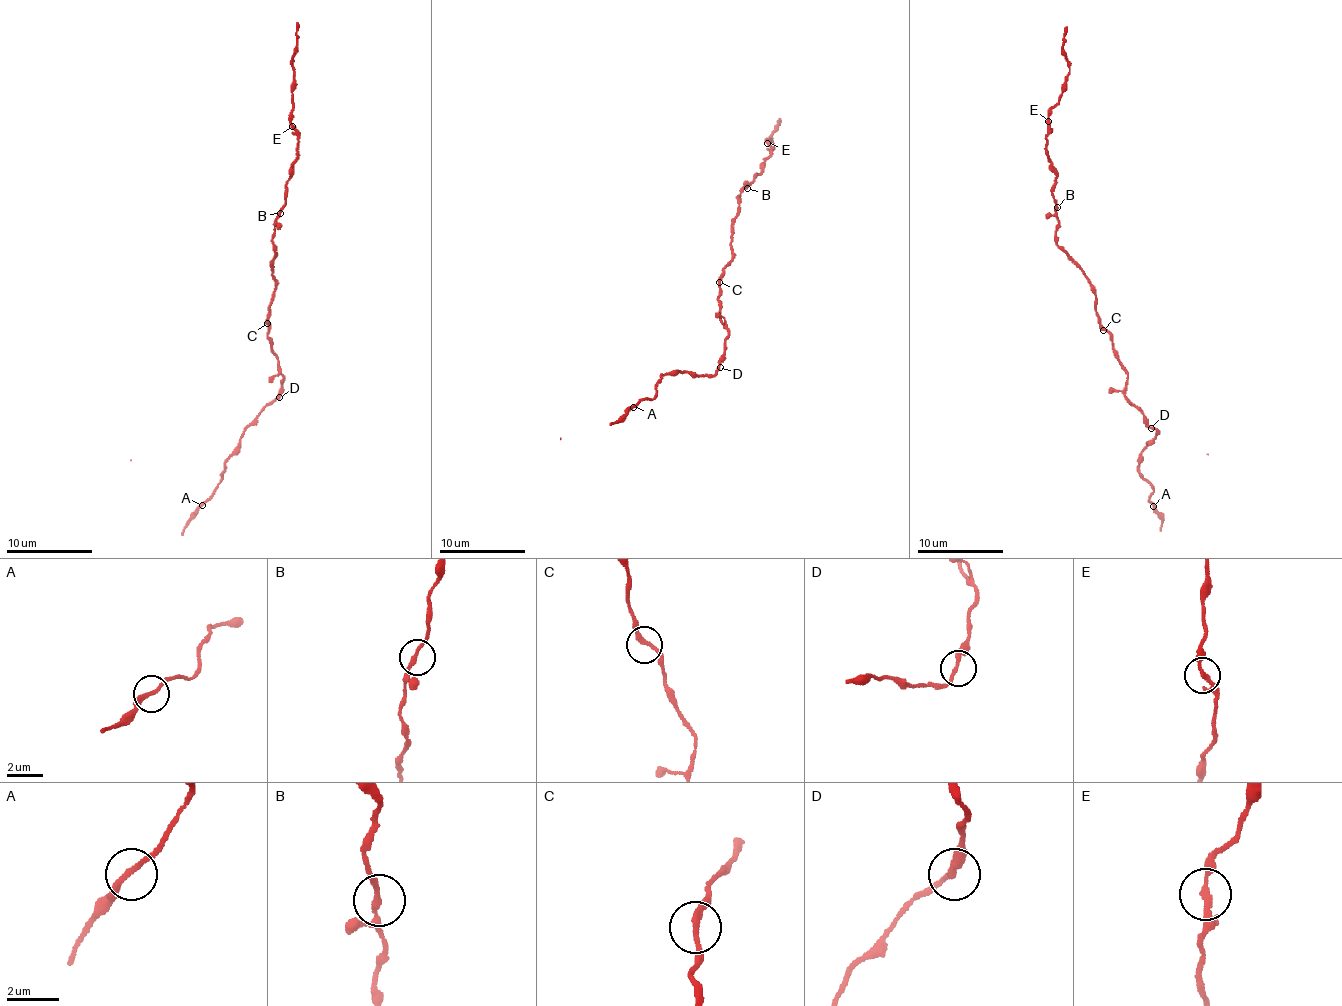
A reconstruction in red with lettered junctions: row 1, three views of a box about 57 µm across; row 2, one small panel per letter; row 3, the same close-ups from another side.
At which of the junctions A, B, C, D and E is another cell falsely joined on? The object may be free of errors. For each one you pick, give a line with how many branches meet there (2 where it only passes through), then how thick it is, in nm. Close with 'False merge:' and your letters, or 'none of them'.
False merge: none of them

